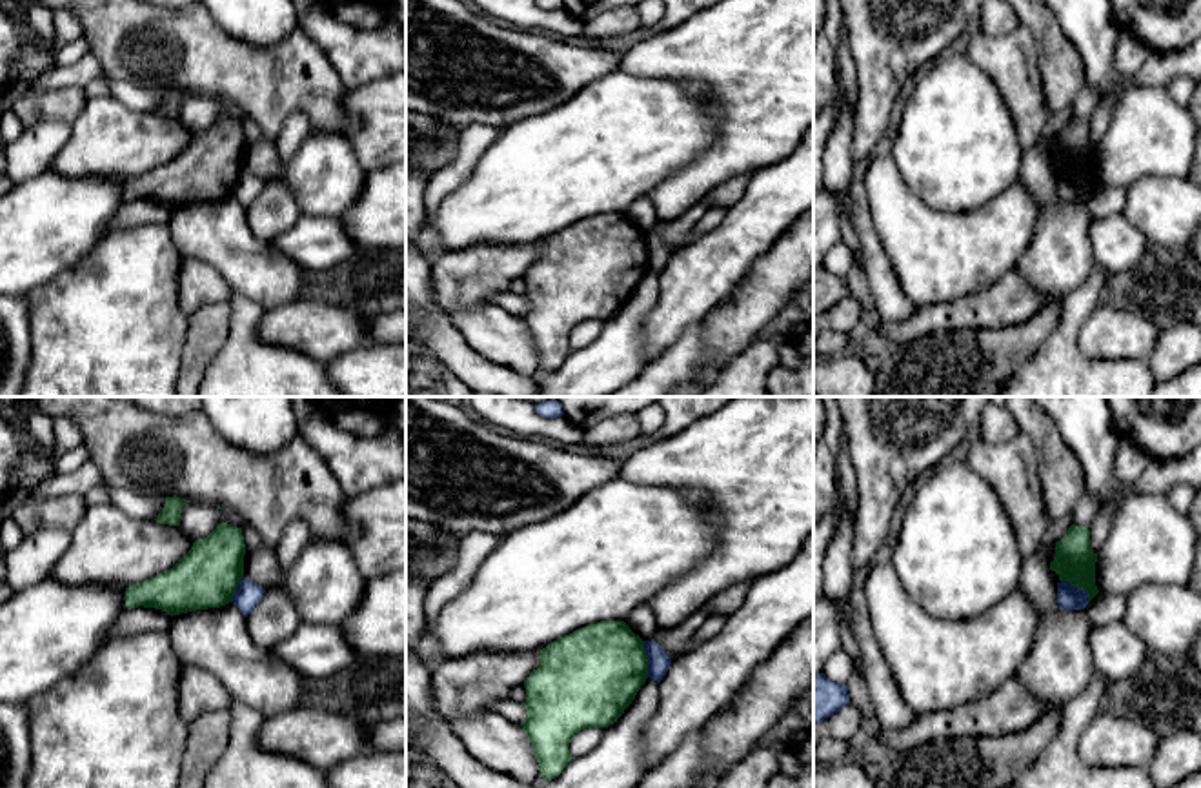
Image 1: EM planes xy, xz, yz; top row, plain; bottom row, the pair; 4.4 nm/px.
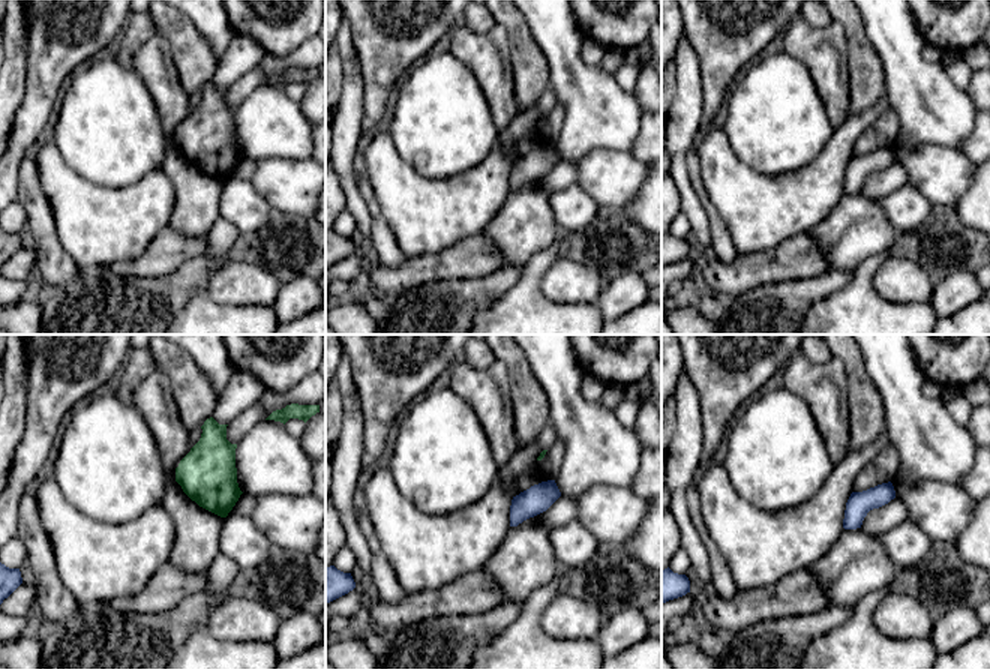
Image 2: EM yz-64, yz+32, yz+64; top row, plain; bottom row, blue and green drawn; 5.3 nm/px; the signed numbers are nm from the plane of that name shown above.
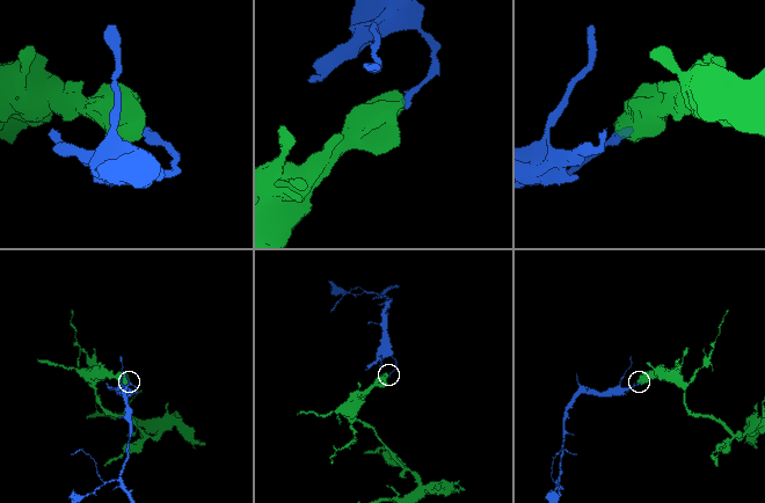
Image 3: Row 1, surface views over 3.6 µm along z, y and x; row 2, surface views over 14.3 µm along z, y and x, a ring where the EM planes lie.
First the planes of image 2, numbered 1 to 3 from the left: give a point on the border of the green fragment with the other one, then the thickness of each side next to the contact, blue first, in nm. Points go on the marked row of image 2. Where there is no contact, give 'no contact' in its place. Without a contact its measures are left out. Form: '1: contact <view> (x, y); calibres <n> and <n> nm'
1: no contact
2: no contact
3: no contact

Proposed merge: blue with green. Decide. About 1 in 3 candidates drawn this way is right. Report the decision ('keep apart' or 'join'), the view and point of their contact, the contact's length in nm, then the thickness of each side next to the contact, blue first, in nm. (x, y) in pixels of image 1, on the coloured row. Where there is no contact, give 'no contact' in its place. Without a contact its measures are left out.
keep apart; meets blue in yz at (1078, 588); contact 160 nm long; 110 nm thick on the blue side, 180 nm on the other

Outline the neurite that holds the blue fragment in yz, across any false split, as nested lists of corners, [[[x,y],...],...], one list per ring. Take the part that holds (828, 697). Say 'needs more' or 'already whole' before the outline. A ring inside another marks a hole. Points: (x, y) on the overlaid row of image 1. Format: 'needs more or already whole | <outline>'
already whole | [[[824,673],[813,677],[813,726],[850,702],[846,684],[830,681]]]

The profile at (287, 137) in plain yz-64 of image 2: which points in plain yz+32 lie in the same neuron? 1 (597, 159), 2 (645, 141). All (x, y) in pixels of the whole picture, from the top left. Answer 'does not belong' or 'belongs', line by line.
1: does not belong
2: does not belong

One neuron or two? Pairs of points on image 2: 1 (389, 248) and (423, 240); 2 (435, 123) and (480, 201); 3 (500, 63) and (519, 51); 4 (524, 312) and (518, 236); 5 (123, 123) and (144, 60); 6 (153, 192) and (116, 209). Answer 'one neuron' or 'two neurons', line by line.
1: two neurons
2: two neurons
3: two neurons
4: two neurons
5: two neurons
6: one neuron

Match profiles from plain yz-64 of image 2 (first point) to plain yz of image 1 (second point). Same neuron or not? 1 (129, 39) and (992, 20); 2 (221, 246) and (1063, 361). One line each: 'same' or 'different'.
1: same
2: same

